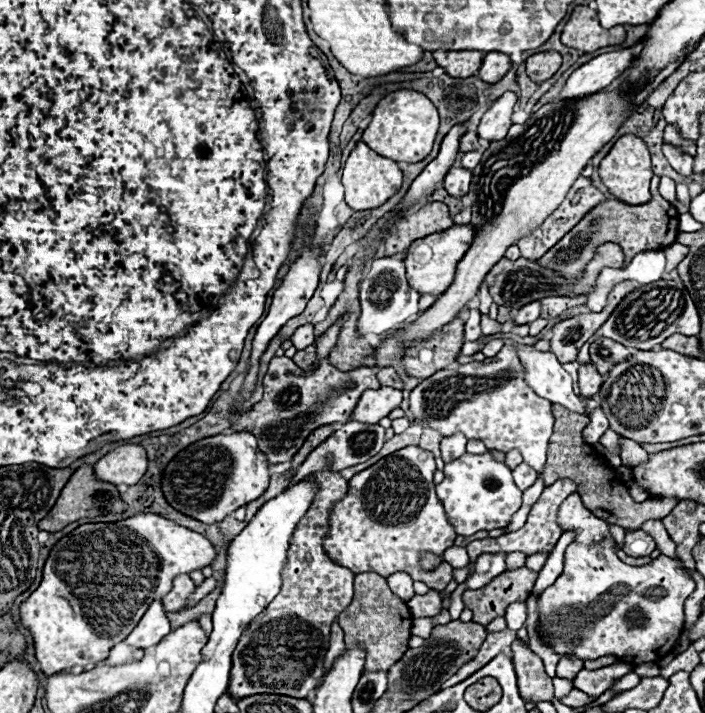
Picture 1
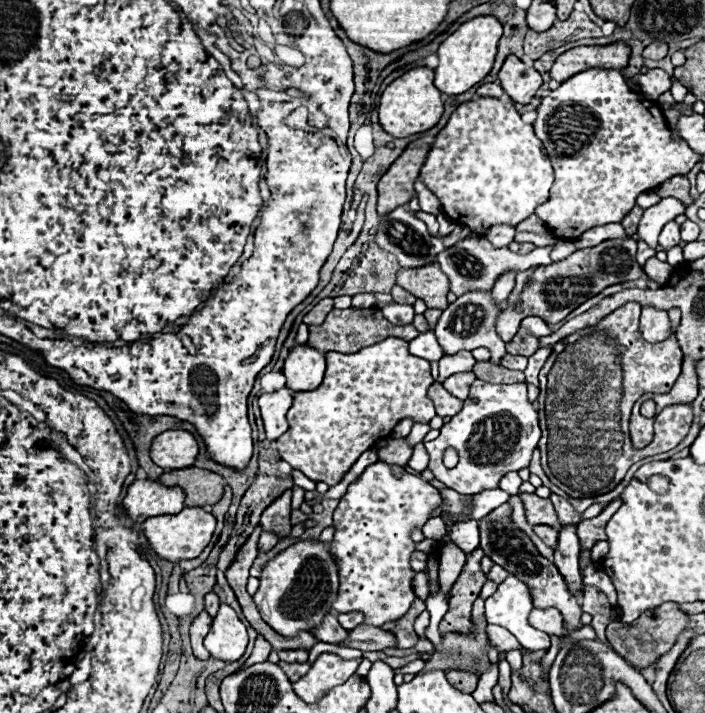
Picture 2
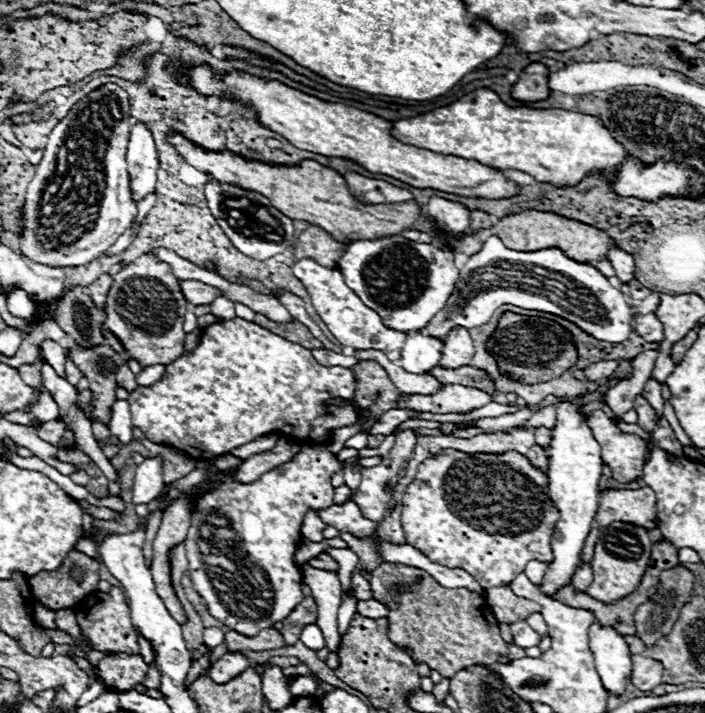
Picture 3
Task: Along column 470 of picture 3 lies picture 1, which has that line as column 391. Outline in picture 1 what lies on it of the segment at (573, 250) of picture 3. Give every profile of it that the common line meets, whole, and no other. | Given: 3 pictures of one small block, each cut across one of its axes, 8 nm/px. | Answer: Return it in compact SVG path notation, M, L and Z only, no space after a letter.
M430 202L426 206L422 206L418 212L404 216L394 230L390 232L390 236L384 240L382 244L382 252L386 256L392 254L400 254L406 252L408 246L418 240L418 238L426 238L428 234L434 232L442 232L446 228L450 228L454 222L450 218L448 206L442 202Z

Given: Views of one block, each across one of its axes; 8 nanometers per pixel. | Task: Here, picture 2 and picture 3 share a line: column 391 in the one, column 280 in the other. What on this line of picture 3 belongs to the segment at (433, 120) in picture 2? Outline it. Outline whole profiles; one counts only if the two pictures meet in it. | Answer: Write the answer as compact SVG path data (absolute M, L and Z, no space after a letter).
M200 66L192 70L192 84L202 94L220 96L226 92L234 94L246 104L252 104L260 116L260 122L282 134L296 148L322 156L352 160L372 174L386 174L420 190L430 188L466 198L512 198L520 192L520 184L506 178L498 168L480 164L476 160L464 160L458 156L446 156L404 144L392 136L390 130L394 124L390 120L352 106L324 102L320 98L292 90L280 82L264 82L242 72L234 72L226 80L220 80L218 76L212 78L210 70Z

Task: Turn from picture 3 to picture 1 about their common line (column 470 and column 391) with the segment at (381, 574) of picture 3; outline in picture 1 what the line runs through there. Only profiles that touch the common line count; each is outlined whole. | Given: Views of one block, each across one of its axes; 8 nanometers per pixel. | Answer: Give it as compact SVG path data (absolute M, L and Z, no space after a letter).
M376 572L356 574L354 598L350 606L338 616L338 622L346 634L346 646L356 646L356 644L366 646L364 670L368 672L388 670L408 650L408 638L412 636L410 610L400 598L392 594L392 590L386 586L386 578L382 578Z

